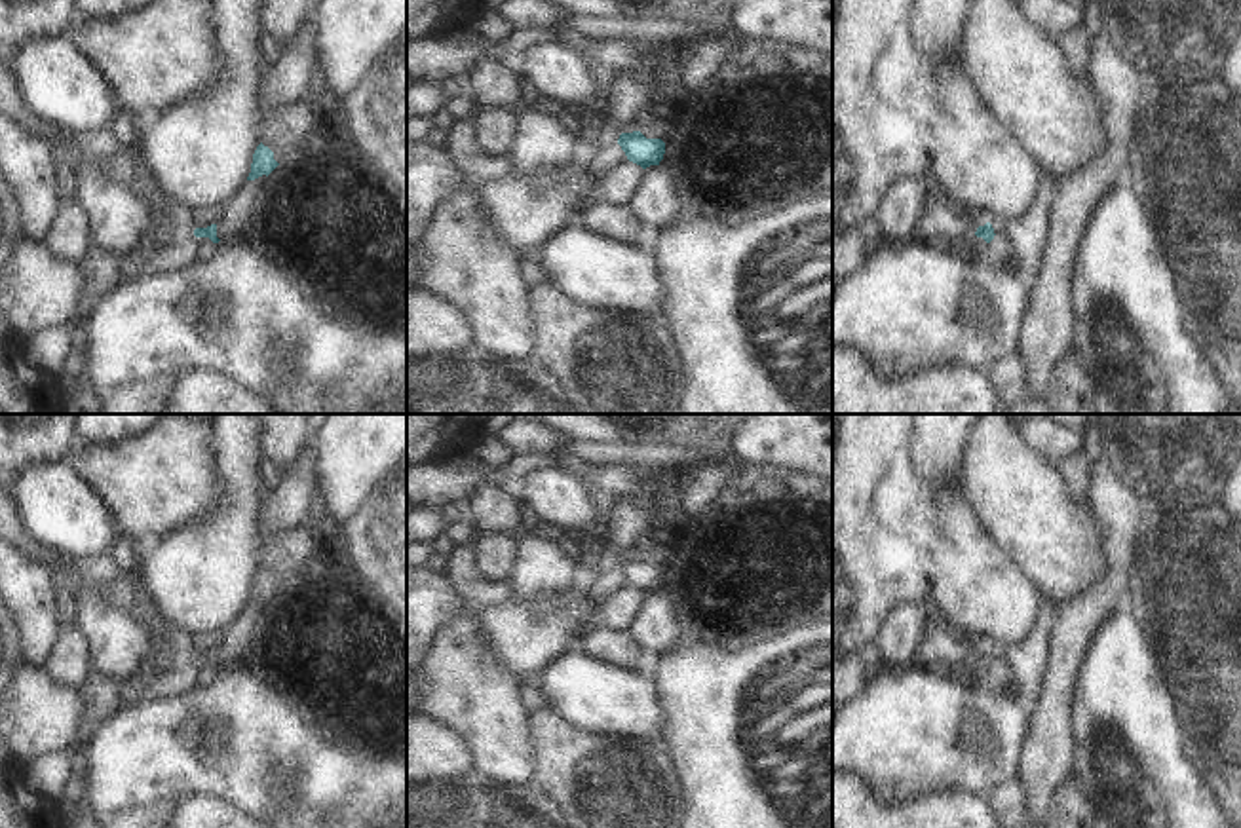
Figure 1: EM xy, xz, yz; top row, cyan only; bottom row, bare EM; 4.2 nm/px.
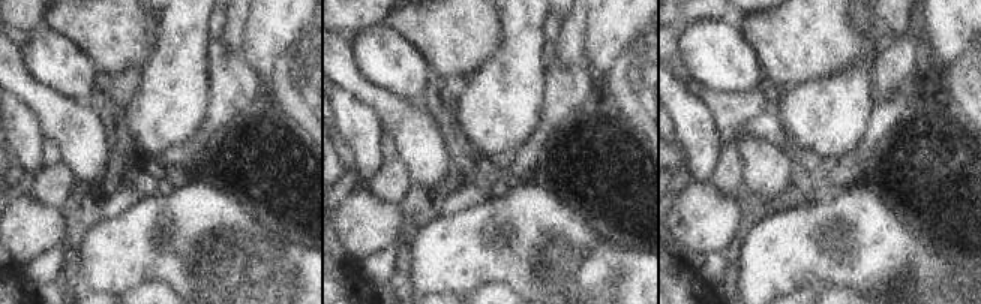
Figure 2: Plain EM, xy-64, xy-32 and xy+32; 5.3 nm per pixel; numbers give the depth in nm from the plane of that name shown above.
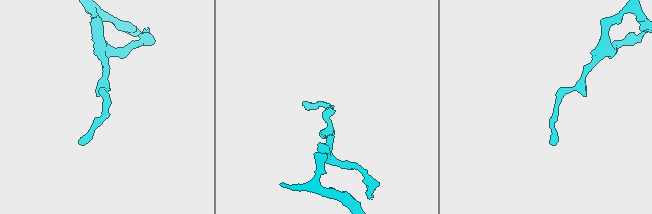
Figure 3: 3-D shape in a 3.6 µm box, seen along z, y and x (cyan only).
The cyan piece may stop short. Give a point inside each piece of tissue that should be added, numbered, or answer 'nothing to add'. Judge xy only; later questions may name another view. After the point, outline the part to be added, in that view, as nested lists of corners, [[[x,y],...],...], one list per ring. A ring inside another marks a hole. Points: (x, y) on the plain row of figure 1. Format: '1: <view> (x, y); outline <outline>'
nothing to add

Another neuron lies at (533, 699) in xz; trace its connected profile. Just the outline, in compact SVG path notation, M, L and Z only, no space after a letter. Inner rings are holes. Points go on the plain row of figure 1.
M534 682L521 684L519 695L521 695L523 706L528 712L536 712L547 706L547 701L544 699L542 691L536 687Z

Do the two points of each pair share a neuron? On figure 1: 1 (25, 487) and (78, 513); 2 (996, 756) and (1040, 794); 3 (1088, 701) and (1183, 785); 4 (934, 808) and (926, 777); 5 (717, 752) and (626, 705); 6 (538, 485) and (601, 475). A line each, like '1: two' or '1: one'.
1: one
2: two
3: one
4: two
5: two
6: two

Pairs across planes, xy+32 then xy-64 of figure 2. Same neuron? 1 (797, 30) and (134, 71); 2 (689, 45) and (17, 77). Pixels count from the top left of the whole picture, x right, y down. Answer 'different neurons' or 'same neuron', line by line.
1: different neurons
2: different neurons

